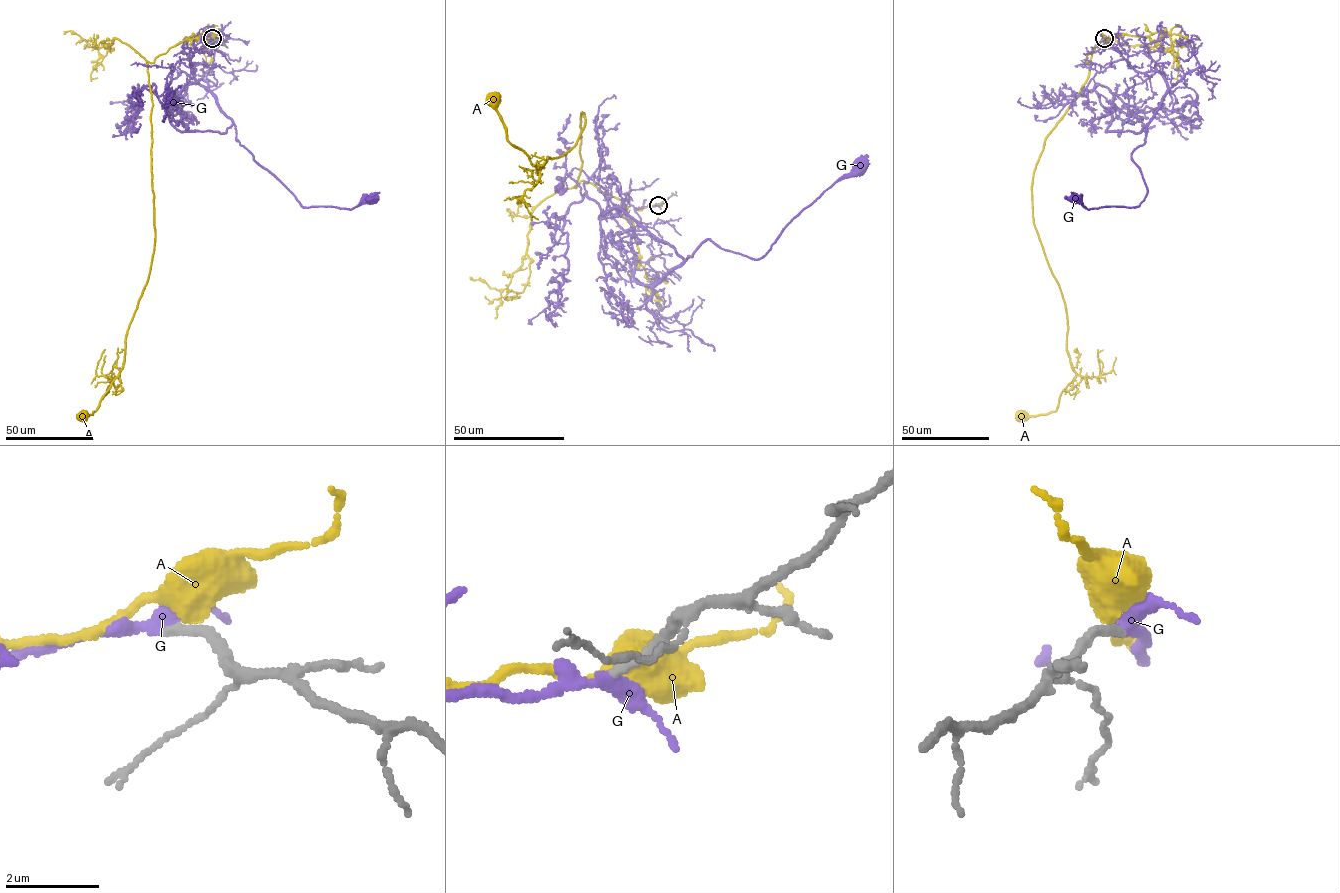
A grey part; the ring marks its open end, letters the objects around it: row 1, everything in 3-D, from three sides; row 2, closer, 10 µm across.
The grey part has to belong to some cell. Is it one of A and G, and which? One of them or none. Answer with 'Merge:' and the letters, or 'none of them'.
Merge: G

